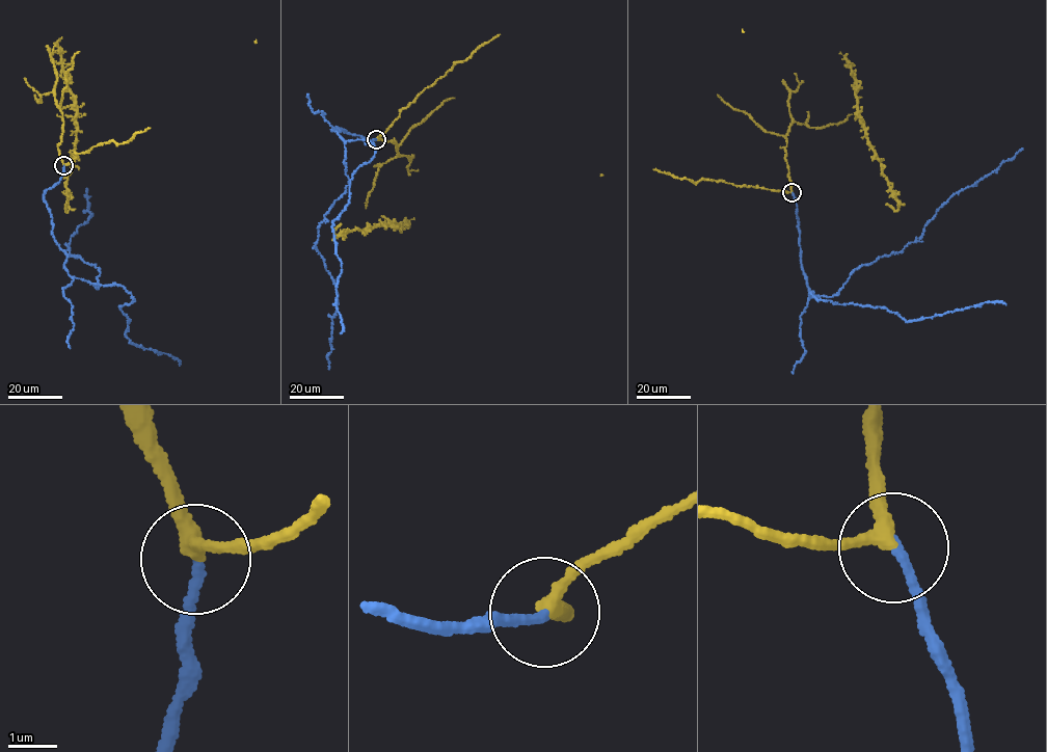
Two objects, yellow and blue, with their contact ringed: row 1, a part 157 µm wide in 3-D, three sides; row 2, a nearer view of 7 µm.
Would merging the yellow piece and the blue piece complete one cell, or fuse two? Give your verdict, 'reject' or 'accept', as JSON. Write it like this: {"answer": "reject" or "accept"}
{"answer": "accept"}

